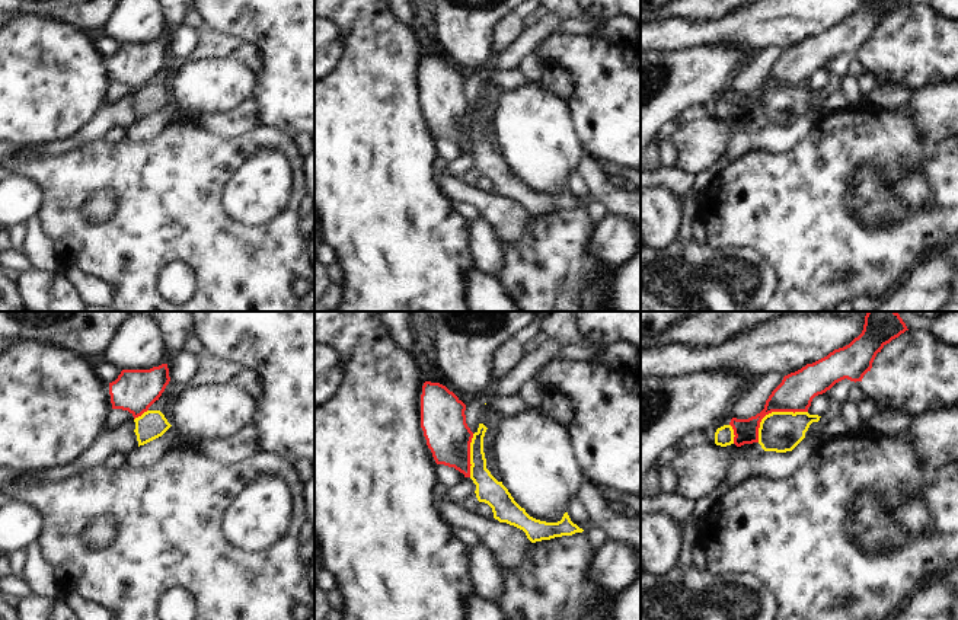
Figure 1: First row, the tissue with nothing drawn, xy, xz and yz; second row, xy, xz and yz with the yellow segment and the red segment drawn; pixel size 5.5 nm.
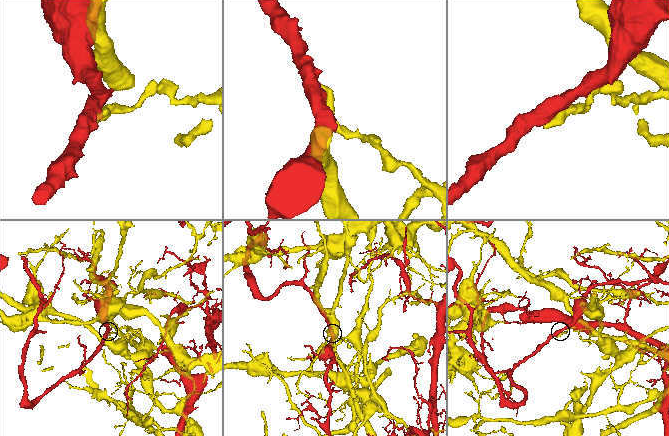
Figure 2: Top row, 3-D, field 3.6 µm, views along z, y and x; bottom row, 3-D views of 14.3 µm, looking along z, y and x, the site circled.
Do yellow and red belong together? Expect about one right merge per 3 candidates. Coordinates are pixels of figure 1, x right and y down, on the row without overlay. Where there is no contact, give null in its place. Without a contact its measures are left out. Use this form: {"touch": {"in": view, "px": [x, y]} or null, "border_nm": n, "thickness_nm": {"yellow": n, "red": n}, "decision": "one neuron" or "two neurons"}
{"touch": {"in": "yz", "px": [773, 86]}, "border_nm": 320, "thickness_nm": {"yellow": 220, "red": 200}, "decision": "two neurons"}

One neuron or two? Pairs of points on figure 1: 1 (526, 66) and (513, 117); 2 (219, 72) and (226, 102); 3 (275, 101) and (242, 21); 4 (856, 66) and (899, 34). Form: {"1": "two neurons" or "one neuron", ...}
{"1": "two neurons", "2": "one neuron", "3": "one neuron", "4": "two neurons"}

